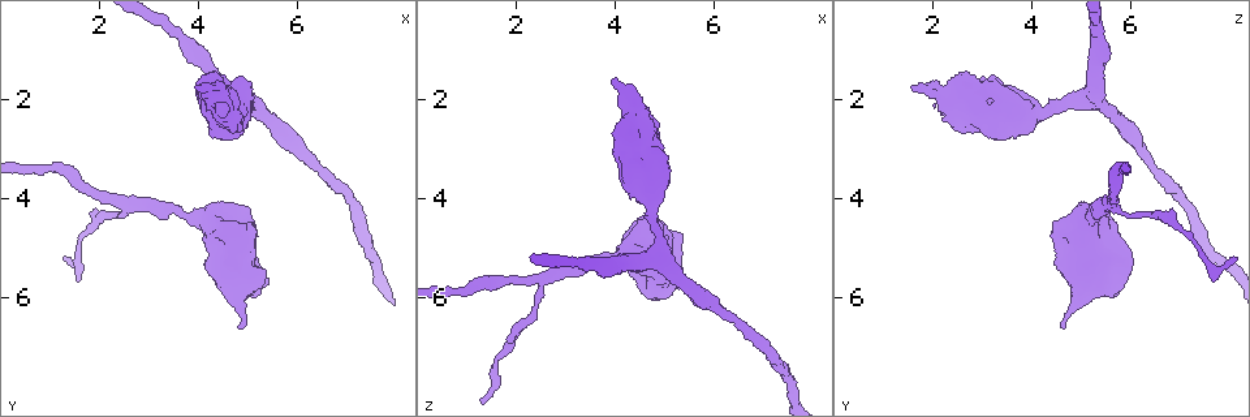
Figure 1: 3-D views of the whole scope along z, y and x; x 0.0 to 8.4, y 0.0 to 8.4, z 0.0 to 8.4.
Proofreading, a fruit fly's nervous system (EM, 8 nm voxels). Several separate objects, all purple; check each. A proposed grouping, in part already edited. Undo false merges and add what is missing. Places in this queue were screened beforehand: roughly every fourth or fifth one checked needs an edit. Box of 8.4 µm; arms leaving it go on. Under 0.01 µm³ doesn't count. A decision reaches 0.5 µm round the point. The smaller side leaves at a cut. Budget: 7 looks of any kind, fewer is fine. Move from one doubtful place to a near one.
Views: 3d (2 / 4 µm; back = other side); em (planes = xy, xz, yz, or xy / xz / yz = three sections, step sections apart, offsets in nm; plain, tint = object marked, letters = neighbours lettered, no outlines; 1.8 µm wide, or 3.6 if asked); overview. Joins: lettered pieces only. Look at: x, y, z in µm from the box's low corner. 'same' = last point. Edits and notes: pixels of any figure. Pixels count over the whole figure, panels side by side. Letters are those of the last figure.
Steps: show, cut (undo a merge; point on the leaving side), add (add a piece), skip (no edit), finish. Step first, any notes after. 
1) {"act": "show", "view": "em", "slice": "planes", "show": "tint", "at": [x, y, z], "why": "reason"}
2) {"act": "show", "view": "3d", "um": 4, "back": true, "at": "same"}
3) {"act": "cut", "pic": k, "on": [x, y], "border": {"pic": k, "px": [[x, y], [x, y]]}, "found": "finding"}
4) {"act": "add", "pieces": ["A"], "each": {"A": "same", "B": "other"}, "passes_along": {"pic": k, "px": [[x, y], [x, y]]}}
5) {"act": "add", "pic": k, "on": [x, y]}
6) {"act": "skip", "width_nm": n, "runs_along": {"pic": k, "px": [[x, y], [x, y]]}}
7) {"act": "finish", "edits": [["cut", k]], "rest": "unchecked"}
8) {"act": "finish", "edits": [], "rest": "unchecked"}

{"act": "show", "view": "3d", "um": 4, "at": [4.85, 5.25, 5.70], "why": "sudden change in width"}

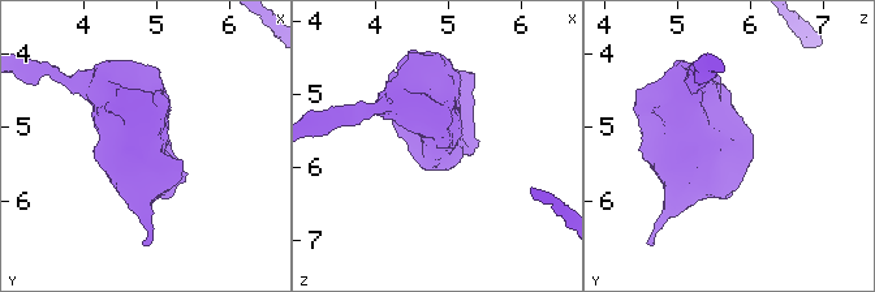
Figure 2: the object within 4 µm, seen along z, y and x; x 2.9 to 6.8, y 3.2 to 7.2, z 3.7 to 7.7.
{"act": "show", "view": "em", "um": 3.6, "slice": "planes", "show": "tint", "at": [4.85, 5.25, 5.75]}

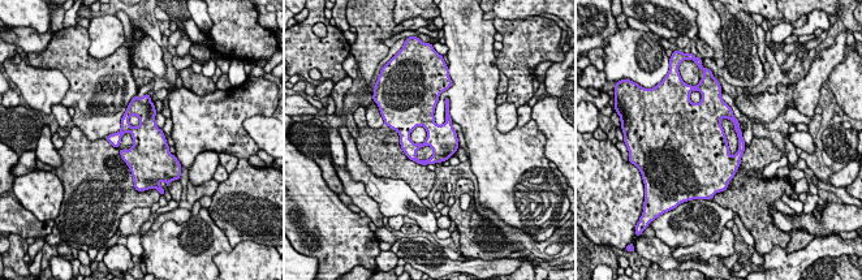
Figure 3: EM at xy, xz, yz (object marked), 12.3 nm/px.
{"act": "show", "view": "em", "um": 3.6, "slice": "planes", "show": "letters", "at": "same", "why": "what lies round it"}

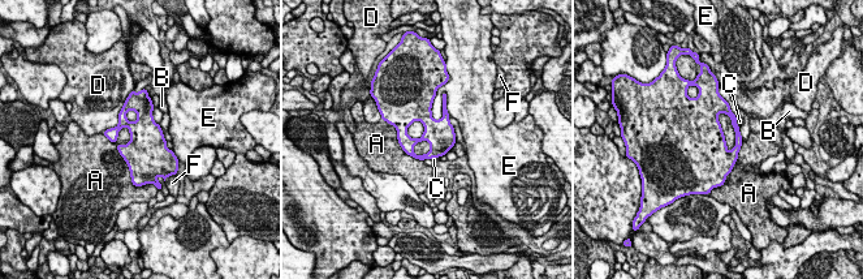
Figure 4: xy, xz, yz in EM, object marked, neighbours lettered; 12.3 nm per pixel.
{"act": "skip", "each": {"A": "other", "B": "other", "C": "other", "D": "other", "E": "other", "F": "other"}, "border": {"pic": 4, "px": [[132, 91], [119, 123], [102, 132]]}, "found": "one neuron here"}

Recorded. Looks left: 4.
{"act": "show", "view": "em", "um": 3.6, "slice": "xz", "step": 4, "show": "tint", "at": [4.90, 2.00, 5.15]}

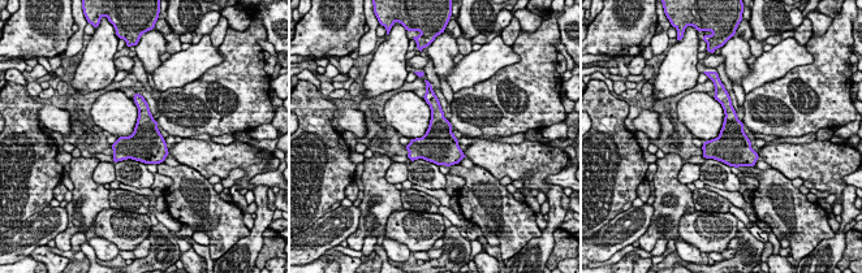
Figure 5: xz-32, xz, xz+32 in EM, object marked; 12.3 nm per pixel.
{"act": "show", "view": "em", "um": 3.6, "slice": "planes", "show": "tint", "at": "same"}

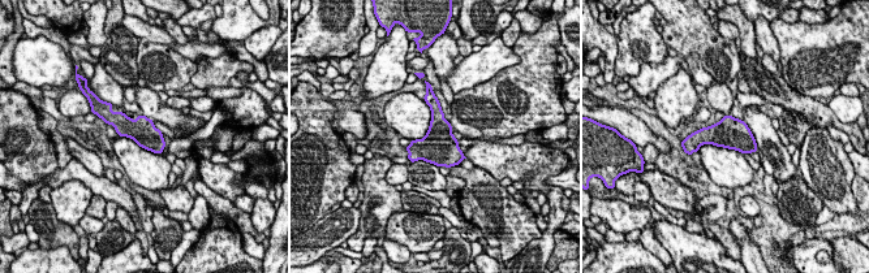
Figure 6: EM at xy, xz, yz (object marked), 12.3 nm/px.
{"act": "show", "view": "em", "um": 3.6, "slice": "planes", "show": "letters", "at": "same", "why": "see the neighbours"}

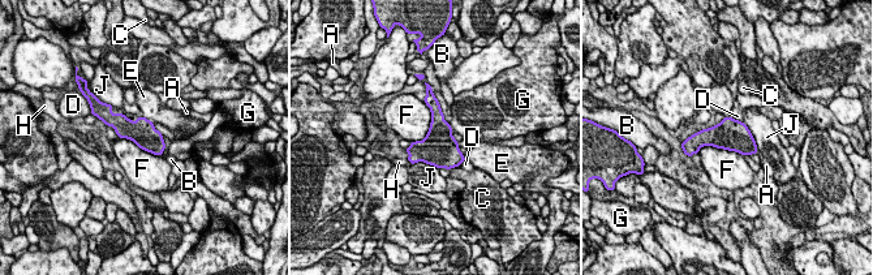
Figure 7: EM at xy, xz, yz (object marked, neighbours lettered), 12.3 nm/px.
{"act": "skip", "each": {"A": "other", "B": "other", "C": "other", "D": "other", "E": "other", "F": "other", "G": "other", "H": "other", "J": "other"}, "border": {"pic": 7, "px": [[422, 101], [430, 127], [411, 142]]}, "found": "one neuron here"}

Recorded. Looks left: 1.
{"act": "finish", "edits": [], "rest": "unchecked"}

